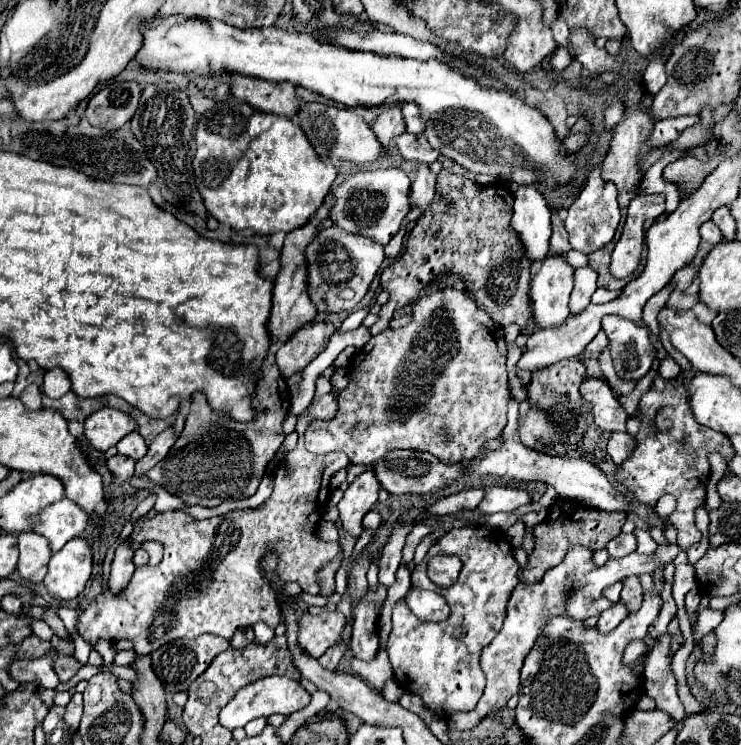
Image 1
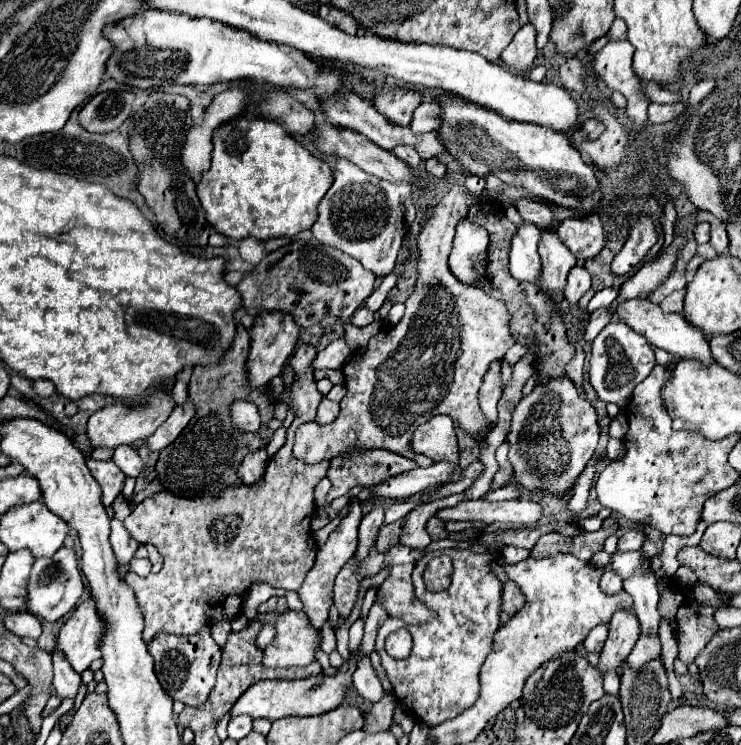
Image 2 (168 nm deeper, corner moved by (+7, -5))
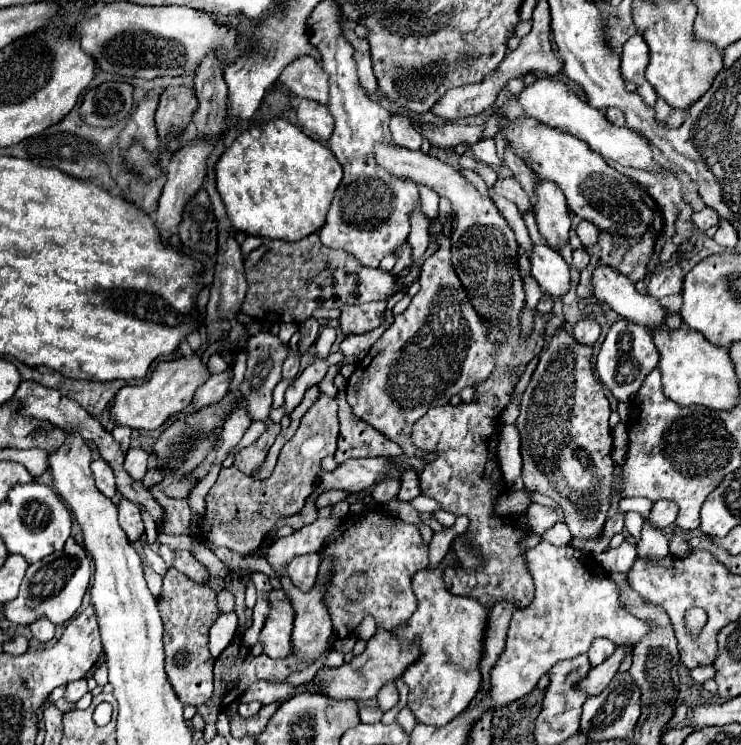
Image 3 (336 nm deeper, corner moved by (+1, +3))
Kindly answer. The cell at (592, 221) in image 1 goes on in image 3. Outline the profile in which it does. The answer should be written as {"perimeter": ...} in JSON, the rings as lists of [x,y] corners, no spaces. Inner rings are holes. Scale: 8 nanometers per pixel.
{"perimeter":[[[582,220],[582,222],[578,224],[578,228],[576,228],[576,234],[578,234],[578,238],[580,238],[580,242],[582,242],[584,246],[592,246],[592,244],[598,242],[600,230],[598,230],[598,226],[594,226],[592,222]]]}

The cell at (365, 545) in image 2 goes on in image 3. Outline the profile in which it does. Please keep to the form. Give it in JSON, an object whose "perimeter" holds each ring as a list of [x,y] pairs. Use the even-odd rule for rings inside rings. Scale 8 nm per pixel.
{"perimeter":[[[390,478],[390,482],[378,482],[378,486],[374,486],[372,498],[374,498],[374,502],[388,504],[390,500],[394,500],[398,496],[398,490],[400,490],[400,480]]]}

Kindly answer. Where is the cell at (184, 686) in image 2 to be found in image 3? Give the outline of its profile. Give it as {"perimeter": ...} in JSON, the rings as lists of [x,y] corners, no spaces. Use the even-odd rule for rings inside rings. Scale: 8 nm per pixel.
{"perimeter":[[[168,568],[162,586],[162,598],[158,600],[158,610],[164,622],[164,646],[166,646],[166,674],[184,704],[200,706],[212,698],[212,666],[214,658],[208,650],[208,630],[218,618],[216,592],[190,580],[176,568]]]}

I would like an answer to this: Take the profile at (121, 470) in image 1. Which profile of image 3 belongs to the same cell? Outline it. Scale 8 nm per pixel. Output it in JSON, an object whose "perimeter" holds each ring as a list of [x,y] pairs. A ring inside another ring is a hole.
{"perimeter":[[[98,458],[98,460],[92,462],[92,472],[94,472],[94,478],[96,478],[98,490],[106,498],[112,498],[116,494],[116,480],[114,480],[114,470],[110,468],[110,464],[104,458]]]}

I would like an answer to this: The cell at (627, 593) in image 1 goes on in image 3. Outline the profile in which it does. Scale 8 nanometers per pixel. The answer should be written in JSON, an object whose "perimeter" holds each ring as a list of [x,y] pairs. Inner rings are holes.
{"perimeter":[[[630,642],[620,644],[620,646],[614,650],[614,654],[612,654],[610,658],[606,658],[602,664],[590,668],[586,680],[584,680],[580,686],[582,686],[590,696],[592,696],[592,694],[600,694],[600,692],[610,684],[610,680],[612,680],[614,674],[618,672],[620,662],[624,660],[626,652],[632,650],[632,646],[634,646],[634,644],[630,644]]]}

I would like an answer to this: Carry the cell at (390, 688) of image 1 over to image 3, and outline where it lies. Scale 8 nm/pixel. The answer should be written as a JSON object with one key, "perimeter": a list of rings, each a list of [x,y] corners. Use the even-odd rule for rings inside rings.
{"perimeter":[[[362,708],[360,710],[360,720],[364,724],[374,724],[374,722],[380,722],[382,718],[382,710],[380,708]]]}

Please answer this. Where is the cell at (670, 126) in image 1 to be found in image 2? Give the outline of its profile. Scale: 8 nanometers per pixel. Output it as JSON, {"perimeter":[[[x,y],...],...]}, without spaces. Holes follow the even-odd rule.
{"perimeter":[[[704,78],[704,80],[700,80],[692,90],[690,90],[690,102],[688,102],[688,110],[690,108],[694,108],[696,104],[700,104],[712,90],[714,90],[714,86],[716,86],[716,82],[712,80],[712,78]]]}

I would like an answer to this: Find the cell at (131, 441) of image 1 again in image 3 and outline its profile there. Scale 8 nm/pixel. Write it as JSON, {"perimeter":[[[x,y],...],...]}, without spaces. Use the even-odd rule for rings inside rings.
{"perimeter":[[[130,448],[126,458],[124,458],[124,468],[126,472],[134,478],[134,480],[142,480],[146,470],[148,470],[148,452],[144,452],[142,448]]]}

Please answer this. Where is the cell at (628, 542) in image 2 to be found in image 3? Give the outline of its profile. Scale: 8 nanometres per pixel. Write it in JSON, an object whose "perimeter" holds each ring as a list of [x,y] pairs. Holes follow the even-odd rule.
{"perimeter":[[[658,500],[654,502],[652,510],[650,510],[650,516],[648,516],[648,522],[654,526],[654,528],[666,528],[670,526],[678,516],[678,506],[674,506],[674,502],[666,502],[666,500]]]}

